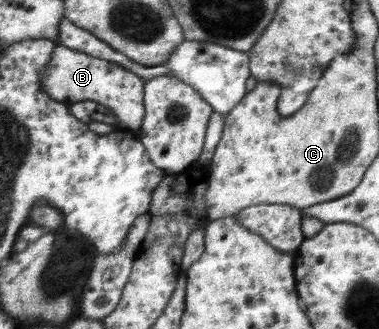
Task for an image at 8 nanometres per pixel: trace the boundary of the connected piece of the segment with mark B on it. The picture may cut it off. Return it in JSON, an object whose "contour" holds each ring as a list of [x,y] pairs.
{"contour":[[[56,45],[50,63],[42,75],[42,89],[51,99],[69,103],[93,101],[109,107],[117,116],[117,128],[139,131],[144,118],[144,87],[146,81],[126,68],[105,59]]]}

